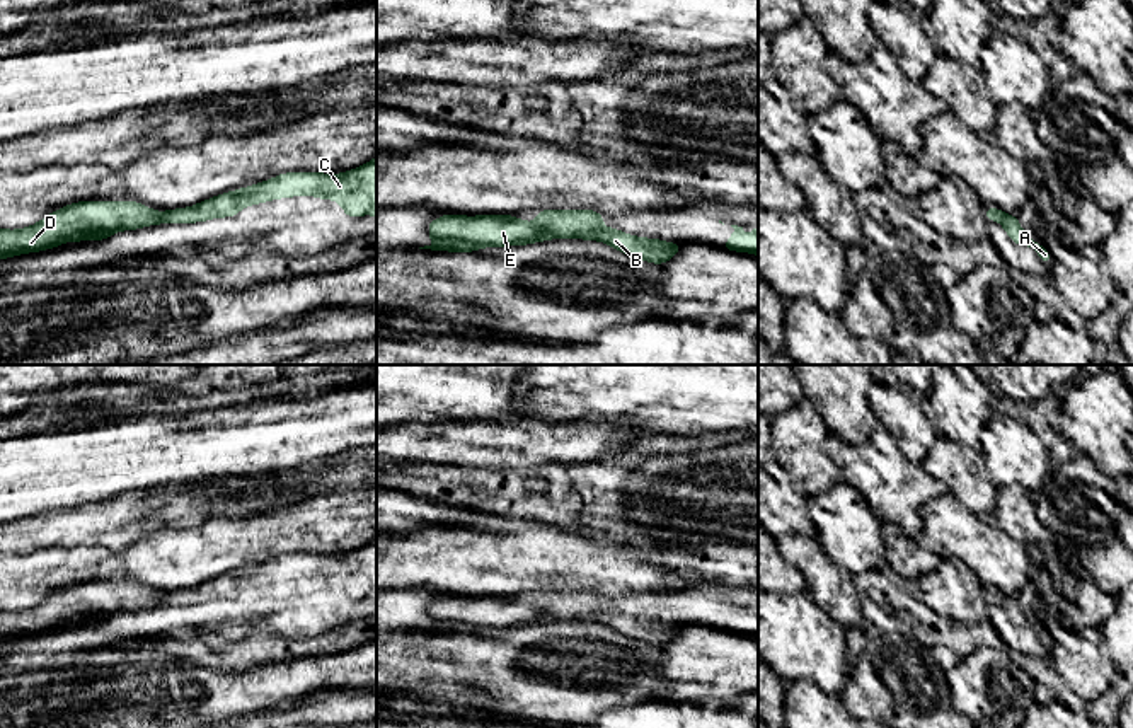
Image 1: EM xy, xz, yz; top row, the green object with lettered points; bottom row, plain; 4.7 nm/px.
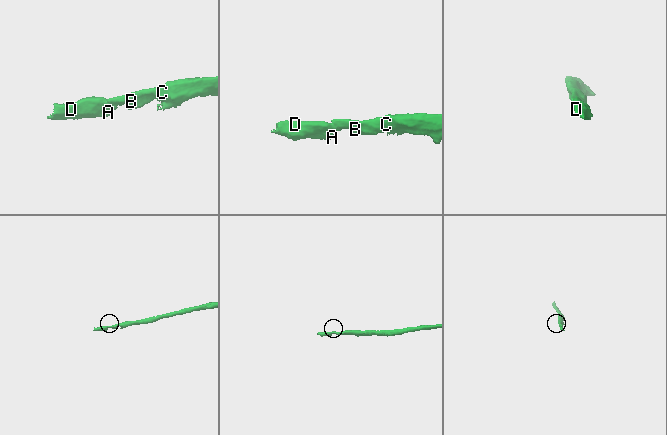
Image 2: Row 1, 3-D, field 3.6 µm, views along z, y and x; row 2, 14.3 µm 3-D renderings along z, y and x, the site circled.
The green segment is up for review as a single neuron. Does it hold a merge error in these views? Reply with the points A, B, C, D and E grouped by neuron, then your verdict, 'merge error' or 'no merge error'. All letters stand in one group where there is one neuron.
groups A B C D E; no merge error

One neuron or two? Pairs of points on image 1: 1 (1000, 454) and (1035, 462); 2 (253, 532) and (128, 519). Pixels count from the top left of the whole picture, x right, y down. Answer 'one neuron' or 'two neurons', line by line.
1: one neuron
2: two neurons

